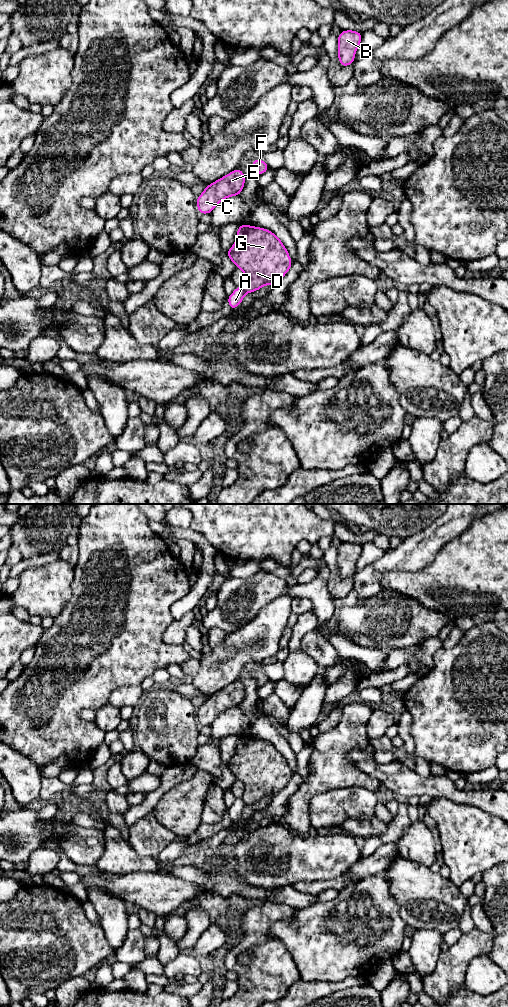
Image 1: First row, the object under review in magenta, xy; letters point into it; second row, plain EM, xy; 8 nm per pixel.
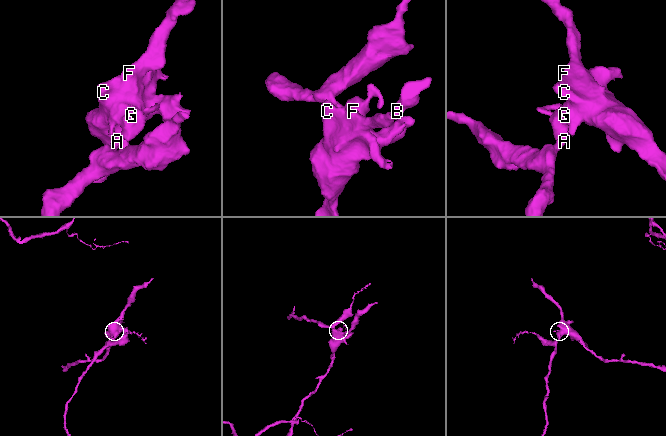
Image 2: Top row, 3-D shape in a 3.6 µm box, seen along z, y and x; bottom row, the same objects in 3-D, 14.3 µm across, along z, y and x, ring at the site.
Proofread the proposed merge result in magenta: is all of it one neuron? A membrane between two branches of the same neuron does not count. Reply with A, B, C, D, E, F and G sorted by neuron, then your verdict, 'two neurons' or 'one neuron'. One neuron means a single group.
A / B C D E F G; two neurons

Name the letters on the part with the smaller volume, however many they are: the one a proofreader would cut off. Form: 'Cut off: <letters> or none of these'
Cut off: A

